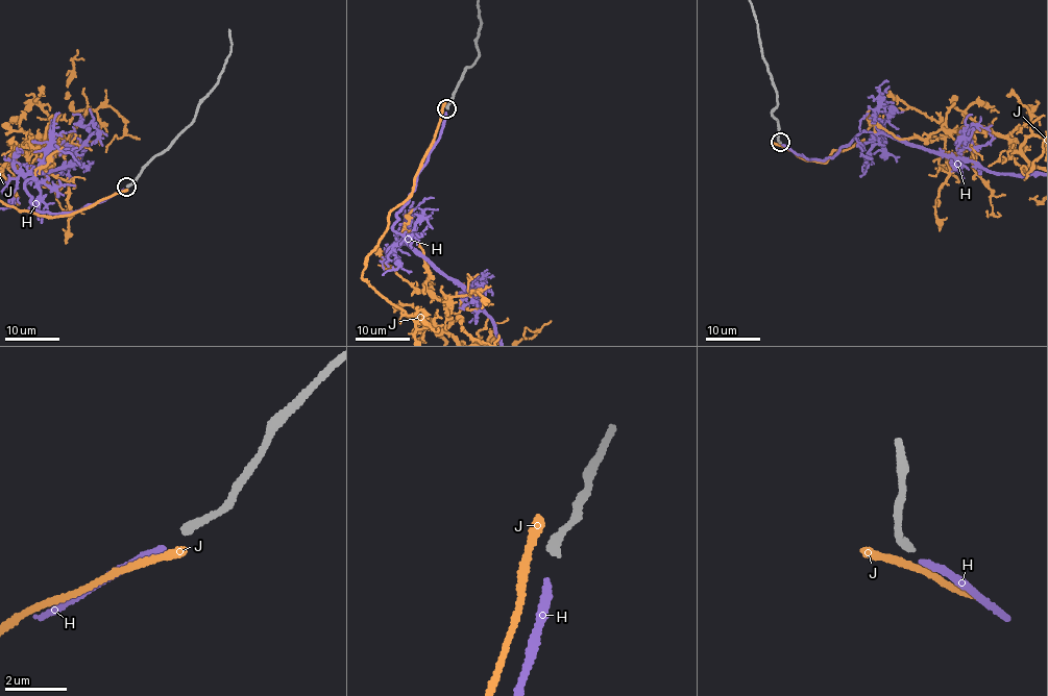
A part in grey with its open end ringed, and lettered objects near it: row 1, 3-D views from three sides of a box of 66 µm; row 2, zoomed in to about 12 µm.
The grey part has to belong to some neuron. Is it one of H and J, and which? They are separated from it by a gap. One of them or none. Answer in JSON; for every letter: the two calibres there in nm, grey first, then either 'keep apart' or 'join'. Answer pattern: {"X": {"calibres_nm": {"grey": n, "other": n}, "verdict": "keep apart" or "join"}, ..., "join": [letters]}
{"H": {"calibres_nm": {"grey": 280, "other": 240}, "verdict": "join"}, "J": {"calibres_nm": {"grey": 280, "other": 360}, "verdict": "keep apart"}, "join": ["H"]}

